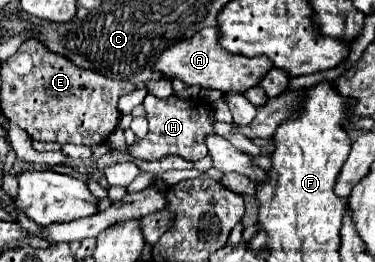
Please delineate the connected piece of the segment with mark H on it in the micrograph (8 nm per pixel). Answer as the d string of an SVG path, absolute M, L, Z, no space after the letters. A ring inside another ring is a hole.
M147 94L143 100L147 120L149 120L149 132L147 136L133 144L127 146L127 152L131 152L135 158L143 160L159 160L167 154L179 154L187 160L201 160L207 154L205 148L205 136L213 134L211 128L211 106L199 98L195 100L181 100L177 96L169 96L165 100L159 100L153 94Z

